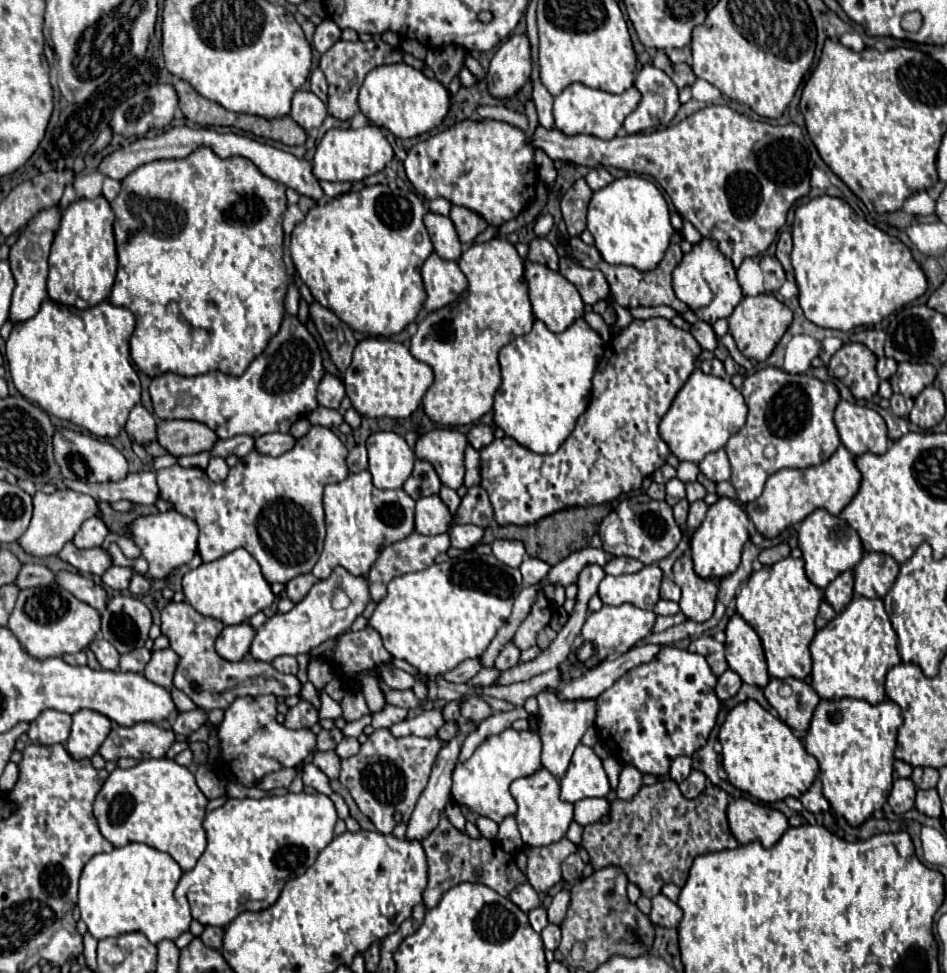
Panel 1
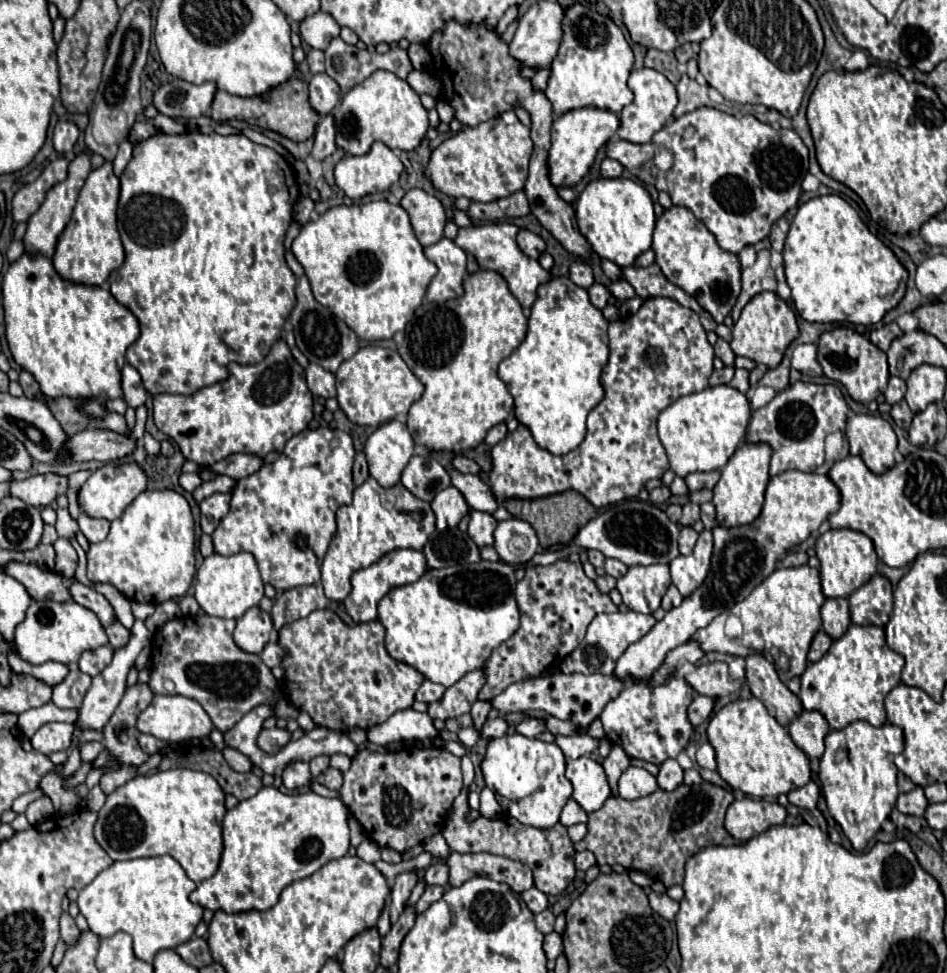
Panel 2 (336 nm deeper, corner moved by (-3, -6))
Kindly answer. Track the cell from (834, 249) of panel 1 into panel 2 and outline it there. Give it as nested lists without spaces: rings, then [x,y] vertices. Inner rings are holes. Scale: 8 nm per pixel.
[[[816,196],[800,204],[784,242],[786,282],[798,314],[808,322],[876,324],[906,292],[908,272],[840,196]]]

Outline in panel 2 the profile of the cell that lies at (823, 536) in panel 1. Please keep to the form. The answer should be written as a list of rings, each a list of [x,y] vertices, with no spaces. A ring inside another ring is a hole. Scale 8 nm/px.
[[[828,530],[816,542],[816,556],[820,560],[820,580],[826,598],[848,598],[854,590],[864,586],[872,576],[876,576],[878,556],[874,552],[872,540],[856,530]]]

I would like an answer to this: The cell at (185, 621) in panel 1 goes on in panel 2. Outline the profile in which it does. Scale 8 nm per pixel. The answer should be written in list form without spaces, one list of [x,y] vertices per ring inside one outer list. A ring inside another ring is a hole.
[[[182,616],[166,622],[152,636],[152,670],[148,680],[152,694],[180,694],[200,702],[220,732],[228,732],[244,714],[248,714],[256,706],[268,704],[278,686],[278,680],[272,676],[270,668],[260,660],[260,656],[248,654],[236,646],[234,638],[230,636],[234,632],[234,626],[236,620],[226,618]]]

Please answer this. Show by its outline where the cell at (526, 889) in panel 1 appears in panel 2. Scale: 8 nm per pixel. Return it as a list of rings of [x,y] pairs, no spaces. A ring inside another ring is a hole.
[[[530,888],[528,892],[524,892],[524,894],[522,894],[522,900],[526,902],[526,906],[528,906],[534,914],[538,914],[538,912],[542,912],[542,910],[548,908],[548,896],[546,896],[544,892],[540,892],[538,888]]]

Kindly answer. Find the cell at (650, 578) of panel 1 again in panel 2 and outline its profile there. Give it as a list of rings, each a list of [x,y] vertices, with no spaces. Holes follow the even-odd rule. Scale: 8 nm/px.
[[[650,564],[650,566],[632,566],[628,572],[618,578],[618,590],[624,604],[642,614],[652,614],[670,586],[668,564]]]

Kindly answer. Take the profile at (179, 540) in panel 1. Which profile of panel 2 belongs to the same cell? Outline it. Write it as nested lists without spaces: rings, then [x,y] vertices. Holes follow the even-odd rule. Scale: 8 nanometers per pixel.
[[[170,488],[144,490],[126,512],[112,522],[106,540],[90,544],[88,578],[92,582],[106,582],[120,590],[132,602],[166,602],[184,596],[190,588],[196,560],[194,560],[194,518],[188,500]]]

